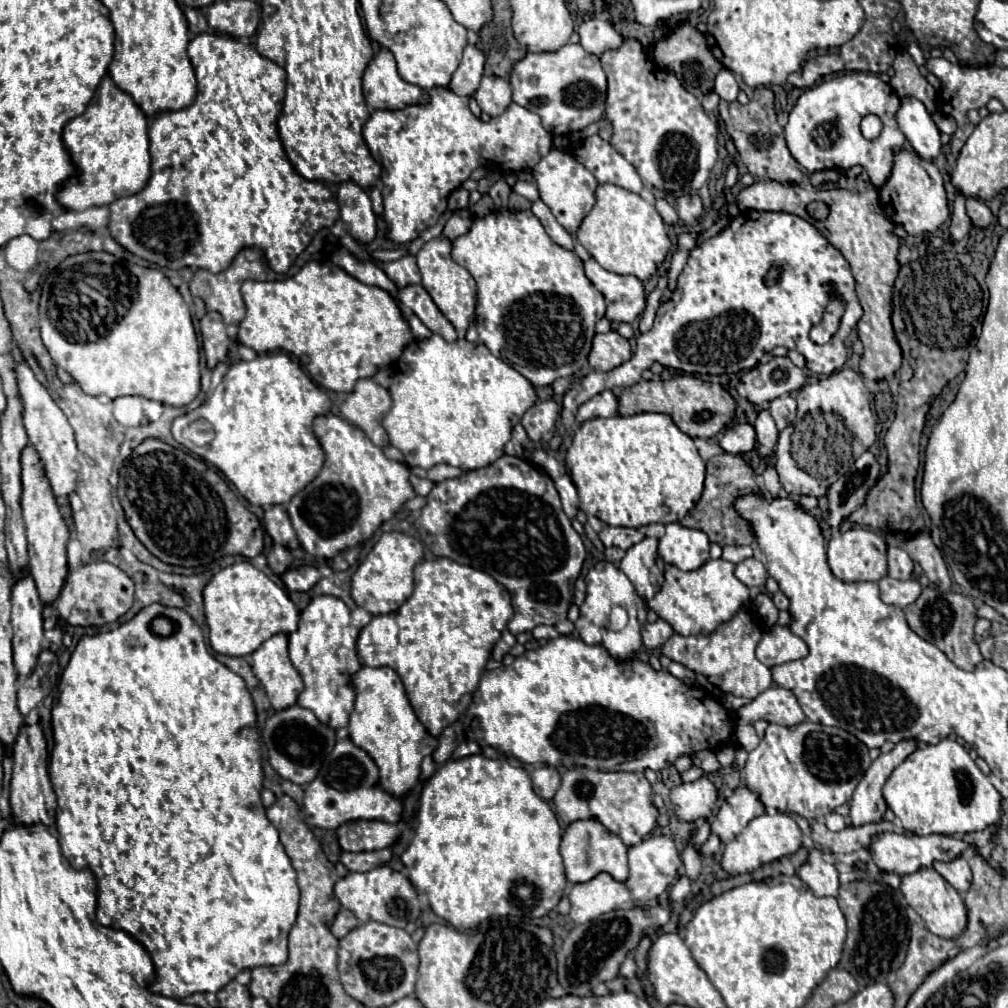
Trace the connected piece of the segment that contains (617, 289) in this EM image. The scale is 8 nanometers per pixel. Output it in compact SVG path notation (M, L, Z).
M593 258L585 264L585 276L605 296L607 318L617 322L633 322L645 308L643 282L635 276L621 276L603 270Z

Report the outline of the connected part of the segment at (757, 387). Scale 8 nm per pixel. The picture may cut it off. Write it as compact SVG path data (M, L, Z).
M787 356L773 358L767 364L757 364L741 376L739 394L755 406L771 402L783 394L795 392L805 384L807 376Z

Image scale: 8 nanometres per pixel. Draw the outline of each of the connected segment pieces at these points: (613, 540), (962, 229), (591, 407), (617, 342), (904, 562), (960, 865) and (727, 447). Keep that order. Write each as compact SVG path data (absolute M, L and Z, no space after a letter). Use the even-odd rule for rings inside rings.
M605 528L599 532L599 538L601 542L611 548L611 546L619 546L623 550L631 548L633 544L637 544L639 540L643 540L643 534L635 528Z
M957 192L957 198L953 202L953 220L951 220L951 238L955 242L959 242L961 238L969 236L973 224L971 218L965 212L965 196L961 192Z
M605 390L597 396L593 396L591 400L587 400L579 410L577 410L577 422L585 422L591 418L607 418L607 416L615 416L619 408L619 400L611 390Z
M607 332L607 334L595 334L593 338L593 348L589 354L589 364L595 370L609 372L617 368L619 364L627 362L631 358L631 346L629 340L619 336L617 332Z
M899 546L887 548L887 562L889 562L889 576L897 580L909 580L913 574L913 560L909 554Z
M963 856L951 860L951 862L935 862L933 868L959 892L967 892L971 886L971 870Z
M737 424L723 432L719 446L729 454L743 454L755 446L755 430L749 424Z

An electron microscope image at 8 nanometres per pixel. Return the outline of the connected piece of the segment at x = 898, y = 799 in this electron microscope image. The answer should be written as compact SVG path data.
M943 738L935 746L917 748L901 766L893 770L883 786L883 796L907 832L929 836L963 836L997 826L1003 816L1003 796L977 768L969 752L955 740Z

